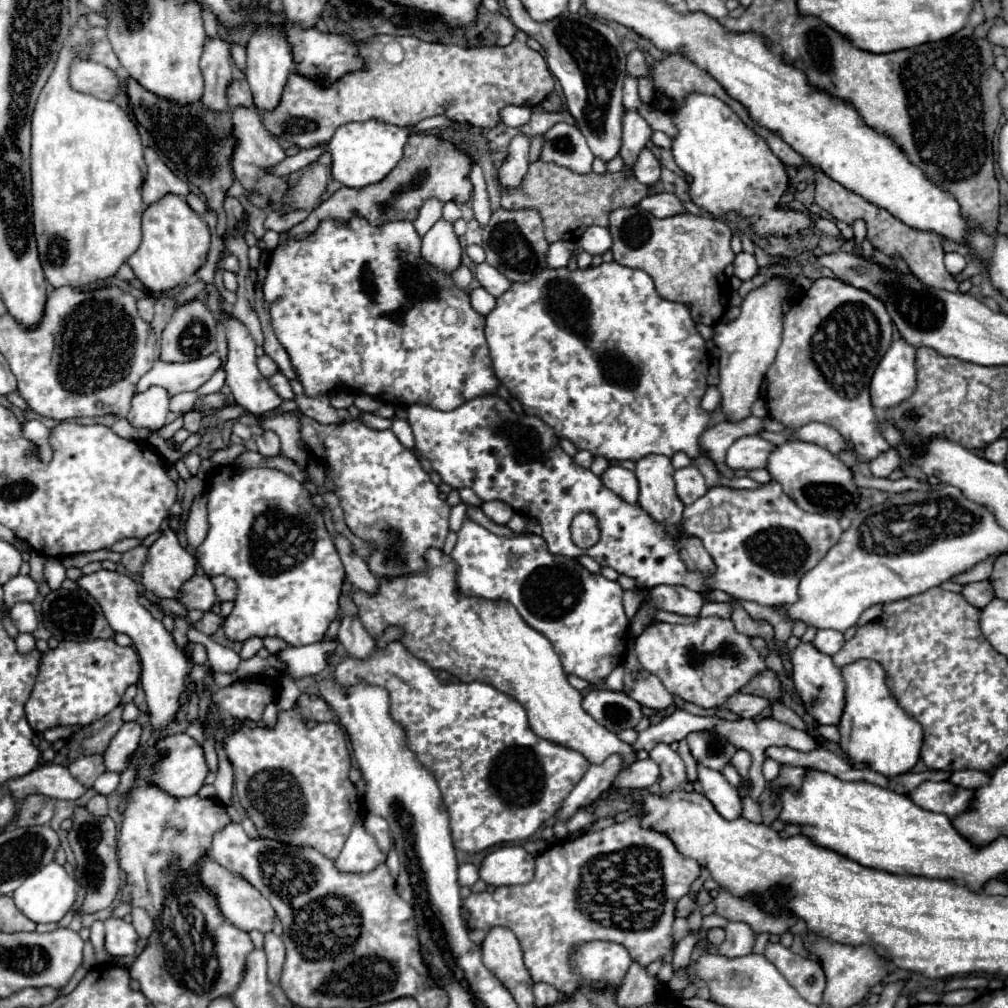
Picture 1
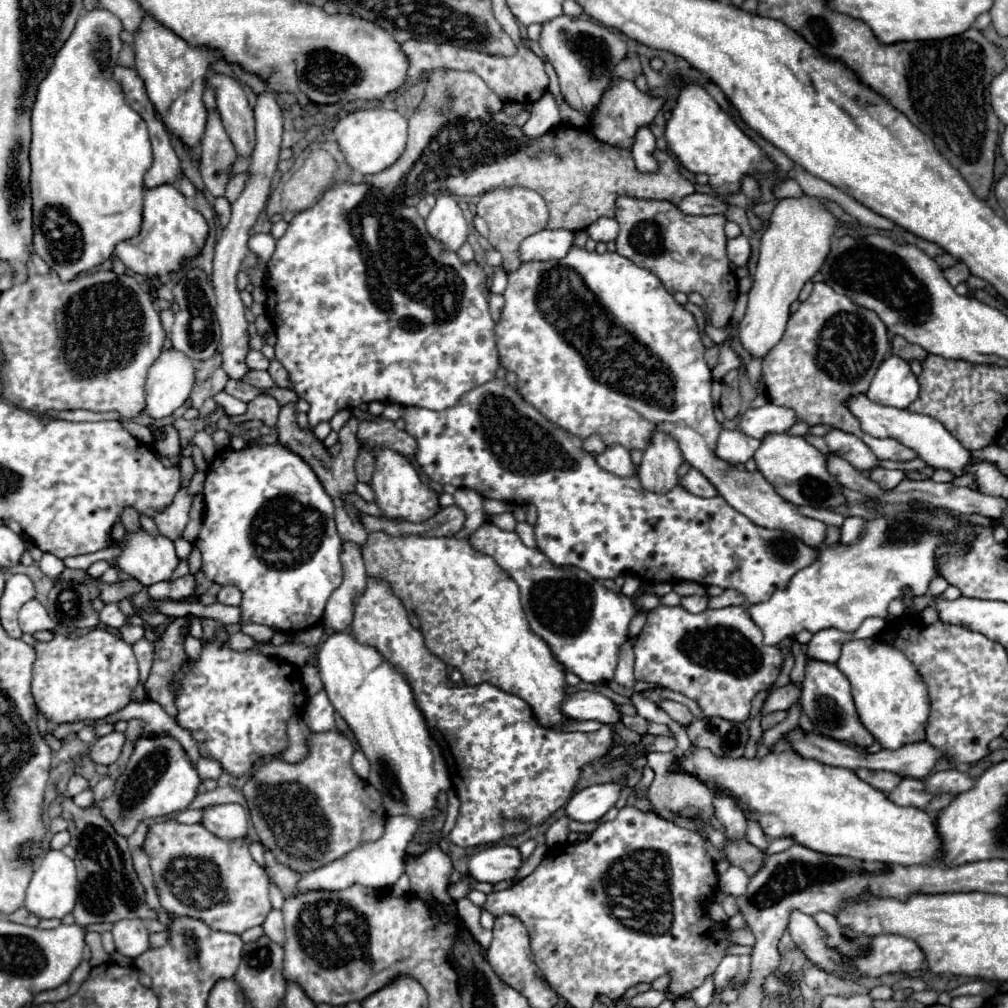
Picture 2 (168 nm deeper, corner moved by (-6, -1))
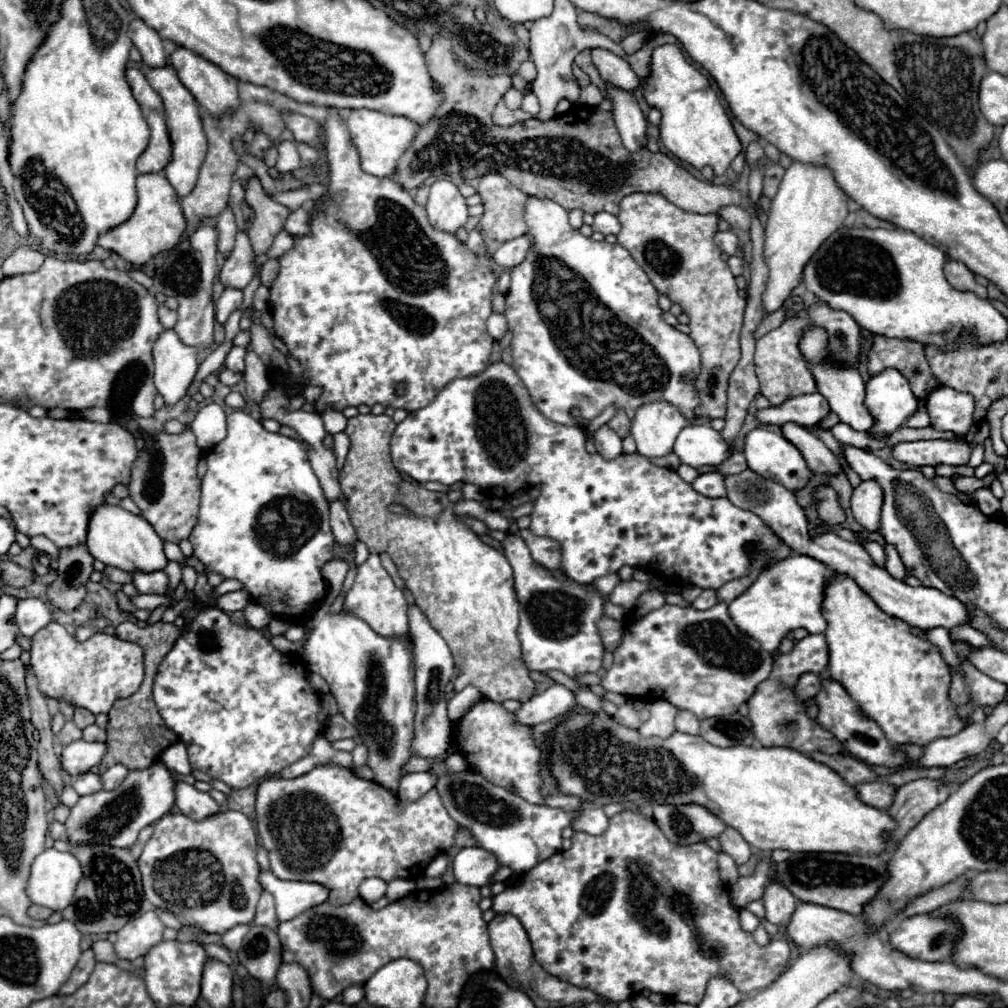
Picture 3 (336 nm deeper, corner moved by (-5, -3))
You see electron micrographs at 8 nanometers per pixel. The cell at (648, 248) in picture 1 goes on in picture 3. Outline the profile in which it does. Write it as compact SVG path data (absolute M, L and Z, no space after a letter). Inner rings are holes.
M635 192L621 200L619 222L621 222L621 232L617 234L617 244L623 246L631 254L631 258L645 270L649 280L655 284L657 292L669 296L671 302L681 304L683 312L689 316L689 326L691 326L689 336L701 350L701 374L695 380L701 404L695 410L695 414L709 418L723 418L727 412L727 396L725 396L727 378L735 368L735 364L739 362L739 332L743 328L743 312L747 300L739 296L739 290L735 286L735 276L731 274L727 262L721 260L721 252L713 242L713 236L719 232L717 228L719 216L685 212L659 194Z

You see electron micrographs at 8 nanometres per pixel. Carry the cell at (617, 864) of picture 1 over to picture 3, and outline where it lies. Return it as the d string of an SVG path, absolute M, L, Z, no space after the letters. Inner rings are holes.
M623 810L623 812L615 814L609 820L609 828L599 836L591 836L591 834L585 834L585 832L575 832L571 840L573 840L573 846L569 850L561 850L561 852L553 854L551 858L543 860L541 864L537 864L535 868L525 872L515 884L507 886L501 894L493 896L493 912L495 914L513 914L521 920L523 928L529 934L529 940L531 940L531 946L533 946L533 952L535 952L535 960L541 964L541 968L545 972L549 972L549 974L557 976L559 980L563 980L567 984L573 984L577 988L589 988L589 990L597 992L599 996L603 996L605 1000L613 1000L613 1002L623 1002L627 998L633 998L641 990L651 990L651 992L663 994L667 998L683 1000L687 1004L697 1006L699 1000L703 998L705 986L707 986L711 976L729 974L731 980L735 982L735 986L743 994L749 994L749 992L755 992L759 988L771 986L777 980L777 976L785 970L785 966L791 958L789 944L785 940L775 938L767 946L759 946L759 944L755 944L755 940L749 932L743 932L739 928L739 912L731 906L729 892L719 878L717 852L711 850L707 844L697 842L697 844L681 846L681 844L669 842L651 818L647 818L639 812L633 812L633 810Z

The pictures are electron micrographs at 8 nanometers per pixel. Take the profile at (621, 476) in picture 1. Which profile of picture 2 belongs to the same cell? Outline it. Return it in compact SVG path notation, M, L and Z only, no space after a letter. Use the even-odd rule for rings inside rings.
M620 444L606 446L606 450L596 456L596 462L616 476L632 476L636 472L636 466L630 460L630 452Z

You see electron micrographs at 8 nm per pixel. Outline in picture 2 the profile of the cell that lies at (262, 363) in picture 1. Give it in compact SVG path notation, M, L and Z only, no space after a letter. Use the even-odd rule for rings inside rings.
M250 350L250 352L246 354L246 366L252 368L252 370L268 370L270 360L268 360L262 352L258 352L258 350Z

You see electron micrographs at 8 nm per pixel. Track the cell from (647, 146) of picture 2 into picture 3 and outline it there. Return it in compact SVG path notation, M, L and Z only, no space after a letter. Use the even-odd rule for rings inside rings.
M607 86L607 96L613 100L613 120L629 152L639 152L647 146L647 120L635 102L635 96L613 86Z

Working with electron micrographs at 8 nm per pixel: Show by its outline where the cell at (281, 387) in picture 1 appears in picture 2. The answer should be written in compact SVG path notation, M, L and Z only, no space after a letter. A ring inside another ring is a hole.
M248 370L248 374L244 374L242 382L252 384L252 386L262 388L262 390L266 390L266 388L272 388L272 386L274 386L274 380L270 378L270 374L268 374L268 372L260 372L260 370Z

